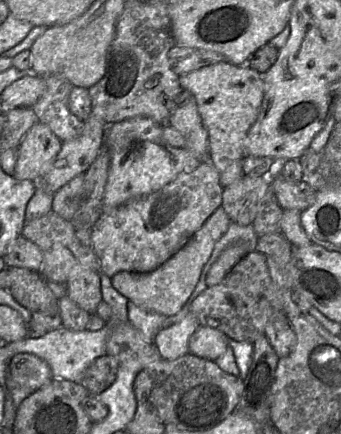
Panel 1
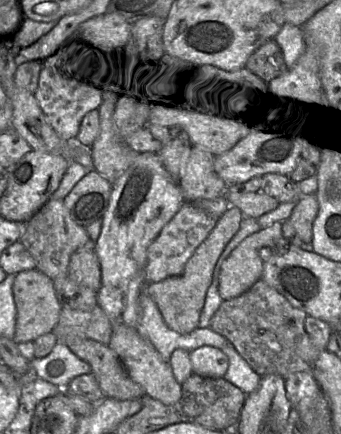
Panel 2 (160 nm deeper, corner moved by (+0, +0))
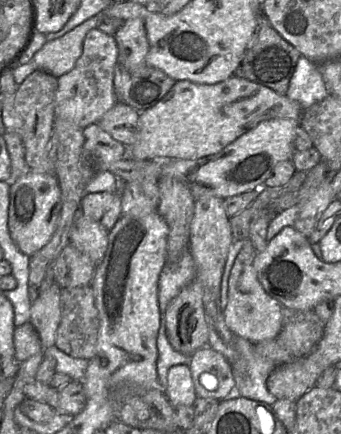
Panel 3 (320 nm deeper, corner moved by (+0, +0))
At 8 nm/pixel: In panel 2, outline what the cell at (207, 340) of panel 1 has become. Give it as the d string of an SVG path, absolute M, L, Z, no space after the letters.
M202 346L190 352L193 373L209 378L223 378L228 369L228 357L222 349Z

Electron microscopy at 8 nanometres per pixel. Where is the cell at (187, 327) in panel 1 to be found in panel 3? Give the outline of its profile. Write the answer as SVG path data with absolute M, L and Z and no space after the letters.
M178 364L168 371L165 393L170 403L176 406L193 406L197 394L189 365Z

